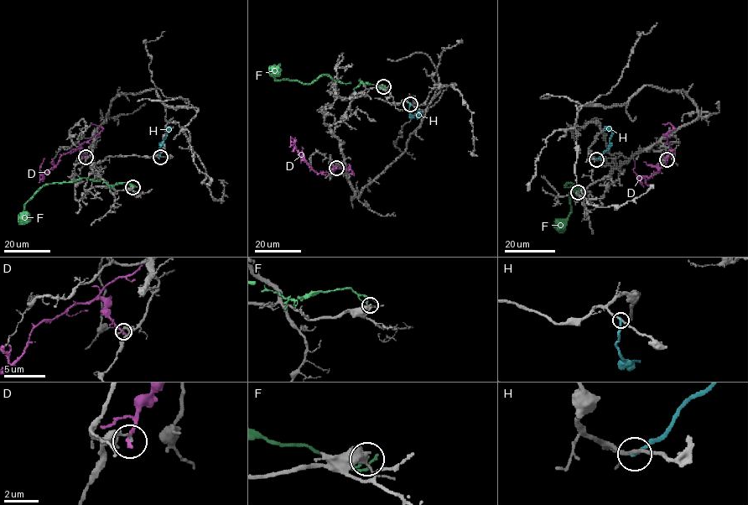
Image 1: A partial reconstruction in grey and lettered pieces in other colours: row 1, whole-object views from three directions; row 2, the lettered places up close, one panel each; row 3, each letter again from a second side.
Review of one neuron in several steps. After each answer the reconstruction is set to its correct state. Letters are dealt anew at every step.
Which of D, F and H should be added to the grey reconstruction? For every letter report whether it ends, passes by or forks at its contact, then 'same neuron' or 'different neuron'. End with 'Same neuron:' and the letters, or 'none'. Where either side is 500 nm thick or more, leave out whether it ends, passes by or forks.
D: it ends there; different neuron
F: it ends there; different neuron
H: it ends there; different neuron
Same neuron: none

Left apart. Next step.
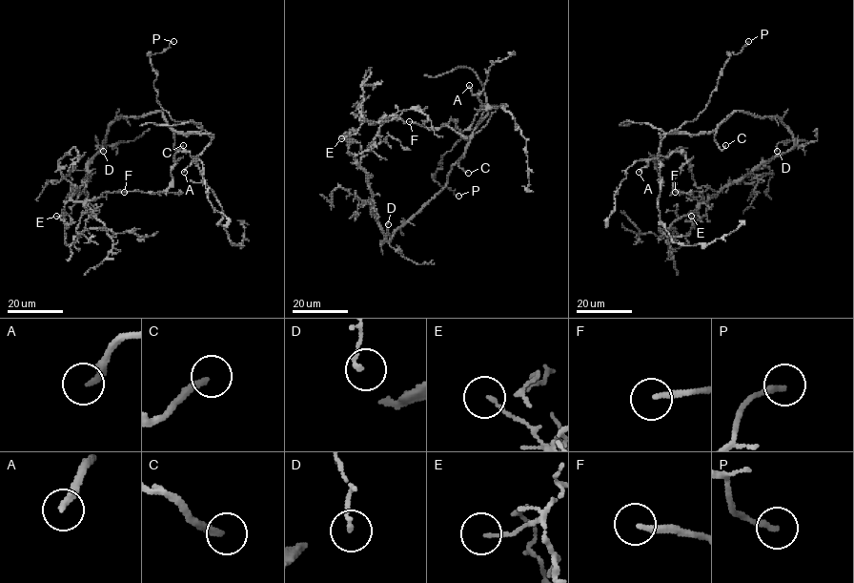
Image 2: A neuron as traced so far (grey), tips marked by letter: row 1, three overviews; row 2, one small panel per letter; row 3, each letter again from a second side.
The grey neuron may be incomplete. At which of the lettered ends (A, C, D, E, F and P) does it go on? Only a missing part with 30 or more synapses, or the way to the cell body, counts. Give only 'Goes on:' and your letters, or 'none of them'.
Goes on: A, C, F

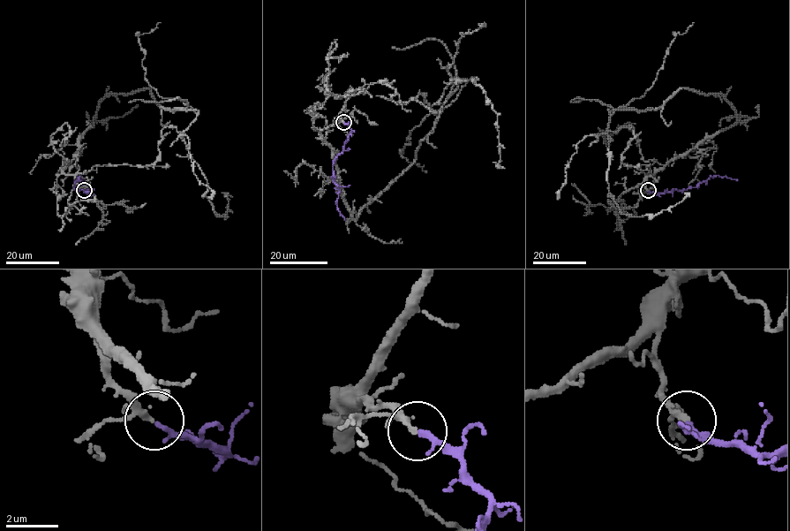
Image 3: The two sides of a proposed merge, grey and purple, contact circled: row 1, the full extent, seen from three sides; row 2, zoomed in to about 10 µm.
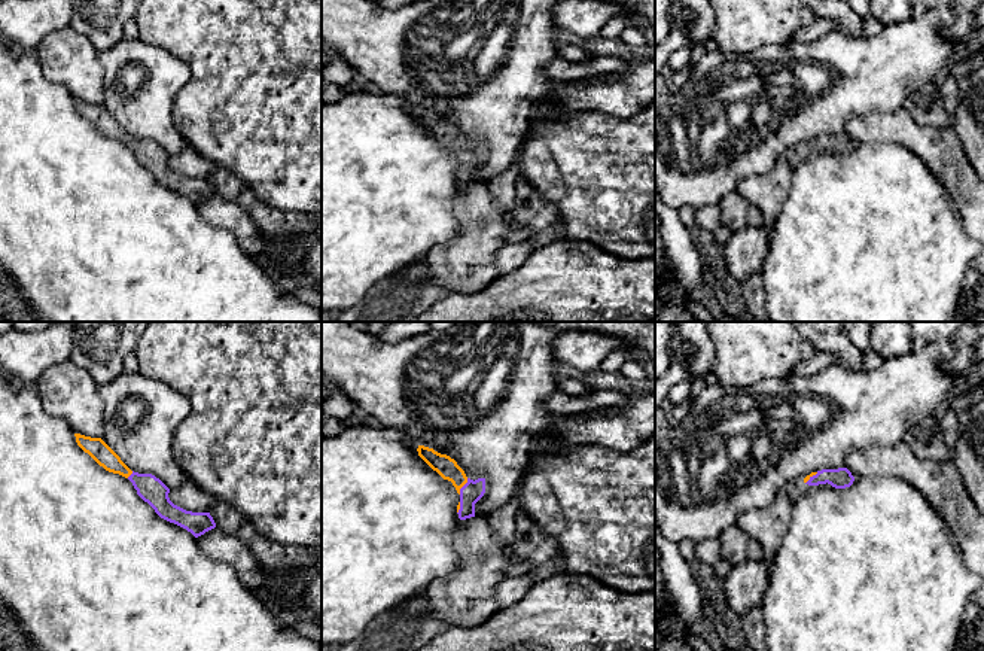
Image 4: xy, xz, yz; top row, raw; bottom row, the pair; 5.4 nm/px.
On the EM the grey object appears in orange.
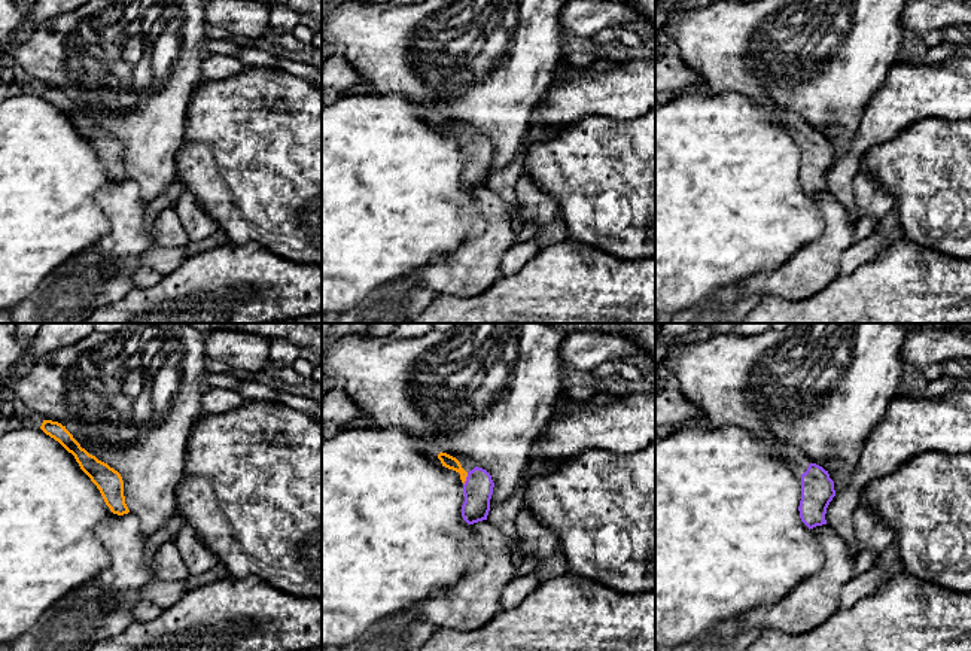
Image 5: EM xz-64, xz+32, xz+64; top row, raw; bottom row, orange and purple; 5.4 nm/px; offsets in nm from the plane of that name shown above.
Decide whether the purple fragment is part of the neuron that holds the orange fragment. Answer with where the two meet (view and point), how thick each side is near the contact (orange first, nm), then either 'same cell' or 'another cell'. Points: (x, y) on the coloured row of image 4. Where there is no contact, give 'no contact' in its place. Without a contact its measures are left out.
xz (463, 484) | 110/110 nm | same cell

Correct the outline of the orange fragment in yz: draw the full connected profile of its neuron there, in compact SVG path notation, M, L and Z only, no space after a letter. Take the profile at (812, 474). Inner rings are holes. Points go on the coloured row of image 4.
M847 468L838 469L822 469L811 472L804 478L804 483L808 486L831 484L835 489L850 487L854 481L854 477Z

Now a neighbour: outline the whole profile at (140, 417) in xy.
M121 374L98 386L104 405L103 441L134 472L152 474L168 489L188 477L173 454L173 438L191 411L189 401L162 381Z

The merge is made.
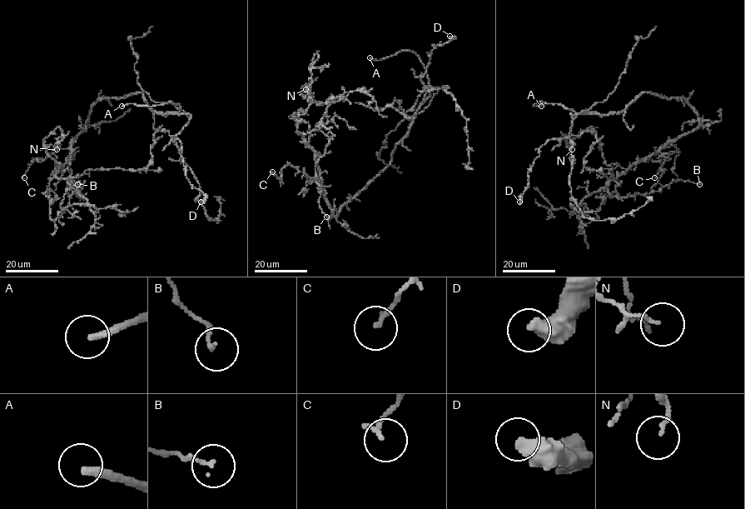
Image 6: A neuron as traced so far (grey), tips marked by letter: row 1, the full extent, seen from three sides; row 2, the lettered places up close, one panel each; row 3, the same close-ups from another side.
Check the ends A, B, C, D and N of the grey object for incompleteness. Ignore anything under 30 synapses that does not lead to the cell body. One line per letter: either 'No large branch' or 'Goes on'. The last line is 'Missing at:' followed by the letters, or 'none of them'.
A: Goes on
B: No large branch
C: No large branch
D: No large branch
N: No large branch
Missing at: A

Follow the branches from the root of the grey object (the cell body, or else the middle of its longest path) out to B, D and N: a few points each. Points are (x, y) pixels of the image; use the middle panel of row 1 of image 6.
B: (379, 174), (335, 215), (305, 133), (322, 124), (332, 134), (315, 166), (319, 207), (326, 217)
D: (379, 174), (428, 89), (439, 89), (425, 87), (420, 77), (434, 44), (448, 42), (449, 36)
N: (379, 174), (333, 214), (309, 144), (310, 126), (291, 116), (308, 107), (309, 82), (305, 89)

